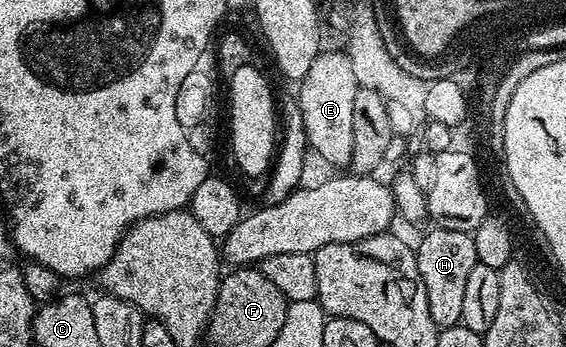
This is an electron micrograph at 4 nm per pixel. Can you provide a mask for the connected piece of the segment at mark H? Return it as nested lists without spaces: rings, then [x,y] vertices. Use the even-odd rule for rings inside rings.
[[[432,227],[415,249],[417,271],[425,283],[425,299],[429,299],[429,315],[438,329],[448,329],[461,322],[461,310],[469,271],[479,264],[475,238],[470,232]]]

